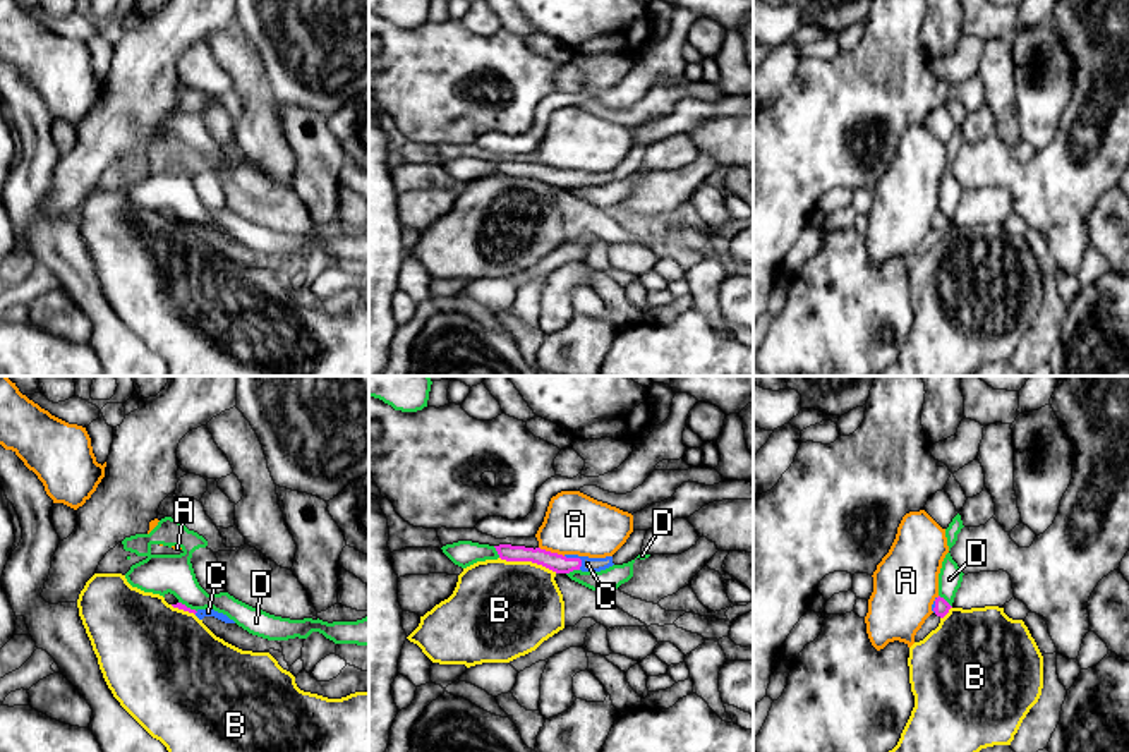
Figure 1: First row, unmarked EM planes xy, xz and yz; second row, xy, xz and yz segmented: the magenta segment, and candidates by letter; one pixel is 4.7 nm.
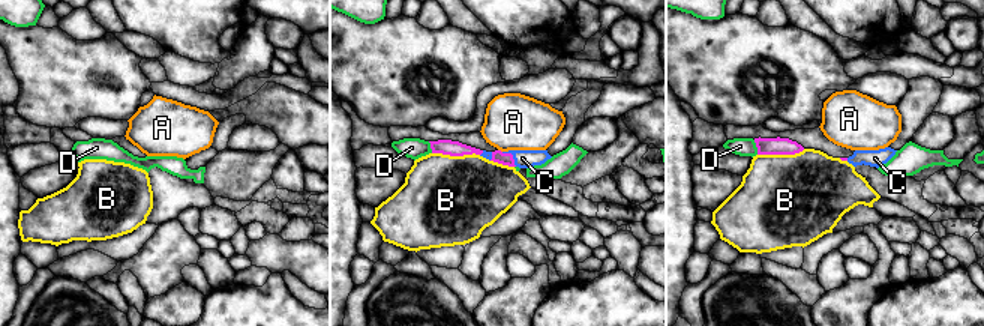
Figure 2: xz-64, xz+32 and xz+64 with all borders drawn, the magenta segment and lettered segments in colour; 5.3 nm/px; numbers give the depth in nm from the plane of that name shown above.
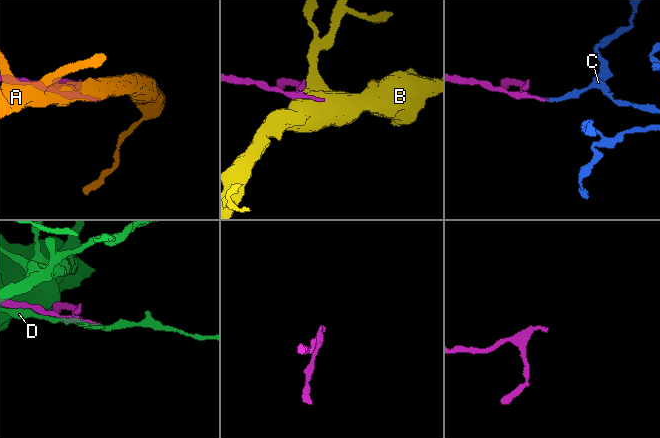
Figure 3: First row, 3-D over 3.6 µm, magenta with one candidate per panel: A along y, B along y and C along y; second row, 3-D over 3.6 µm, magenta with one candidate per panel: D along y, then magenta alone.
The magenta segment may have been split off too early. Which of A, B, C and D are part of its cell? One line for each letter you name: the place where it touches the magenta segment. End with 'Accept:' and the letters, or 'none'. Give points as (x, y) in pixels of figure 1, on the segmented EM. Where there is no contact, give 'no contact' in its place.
C: contact xz (577, 558)
Accept: C

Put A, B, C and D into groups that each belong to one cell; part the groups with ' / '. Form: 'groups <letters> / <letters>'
groups A / B / C / D

